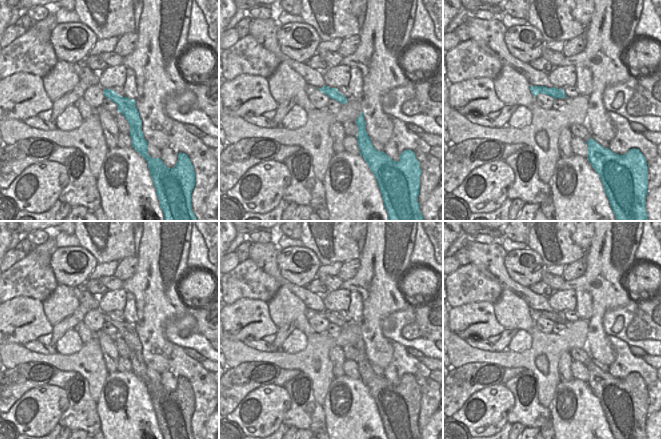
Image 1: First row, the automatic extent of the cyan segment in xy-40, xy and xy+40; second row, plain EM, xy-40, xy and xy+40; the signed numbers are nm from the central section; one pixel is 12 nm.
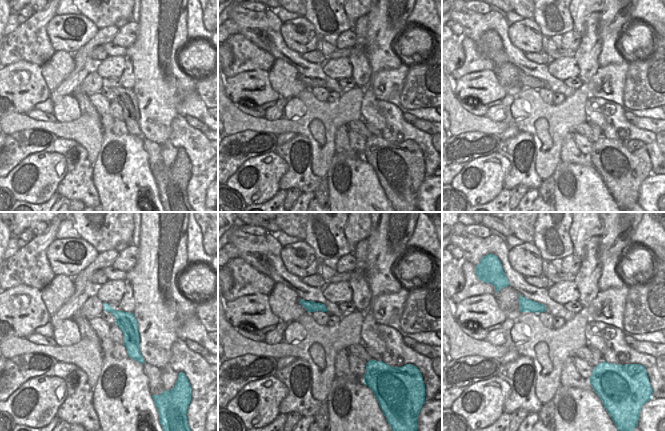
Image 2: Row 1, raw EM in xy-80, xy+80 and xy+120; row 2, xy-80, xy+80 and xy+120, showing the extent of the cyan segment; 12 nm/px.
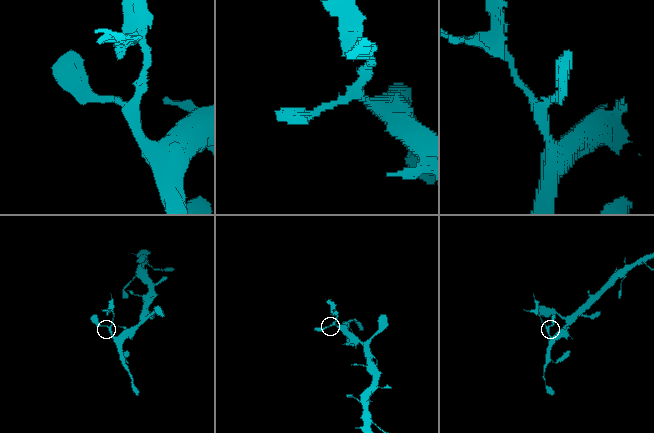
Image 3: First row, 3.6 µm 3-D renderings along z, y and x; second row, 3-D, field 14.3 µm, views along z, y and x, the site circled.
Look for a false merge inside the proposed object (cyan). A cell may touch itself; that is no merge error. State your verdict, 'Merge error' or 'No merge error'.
Merge error.

